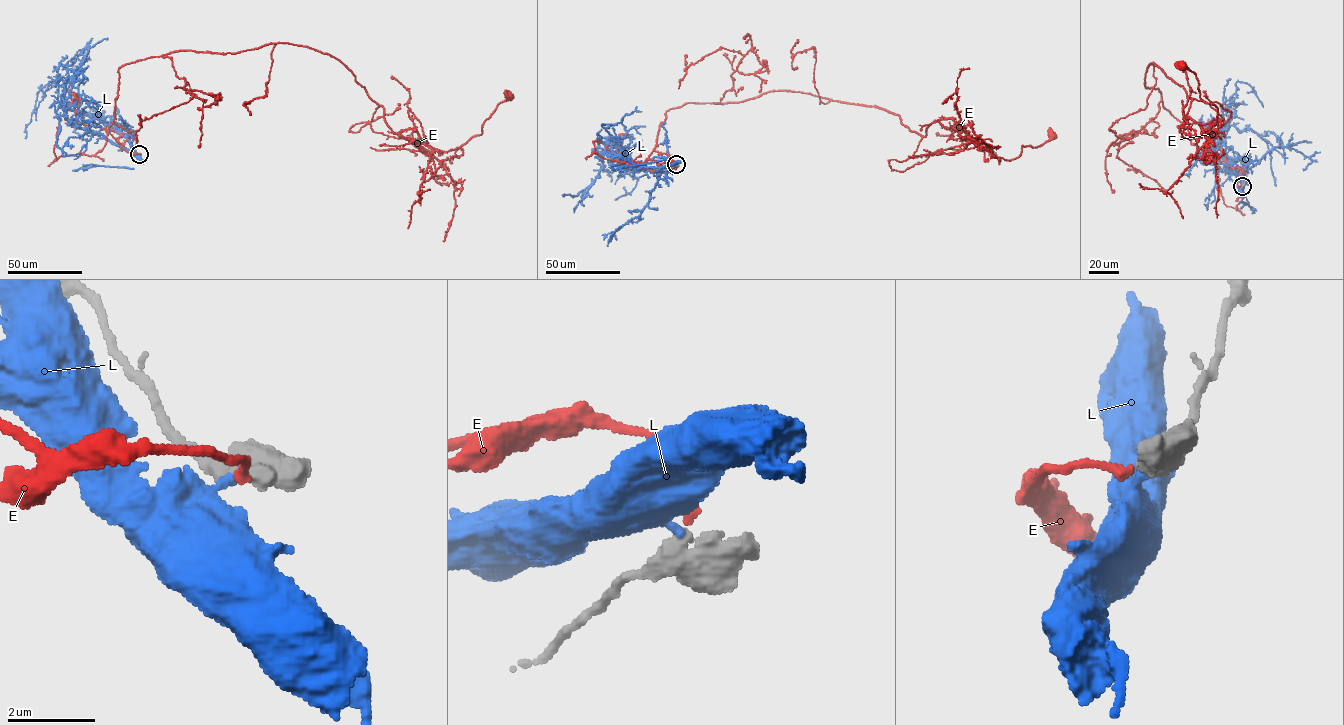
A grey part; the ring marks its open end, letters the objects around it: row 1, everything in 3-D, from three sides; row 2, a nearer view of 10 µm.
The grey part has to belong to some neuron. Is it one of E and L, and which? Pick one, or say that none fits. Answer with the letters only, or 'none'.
E

